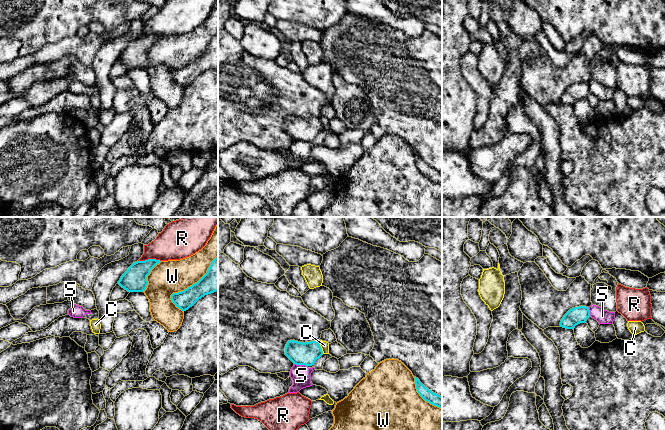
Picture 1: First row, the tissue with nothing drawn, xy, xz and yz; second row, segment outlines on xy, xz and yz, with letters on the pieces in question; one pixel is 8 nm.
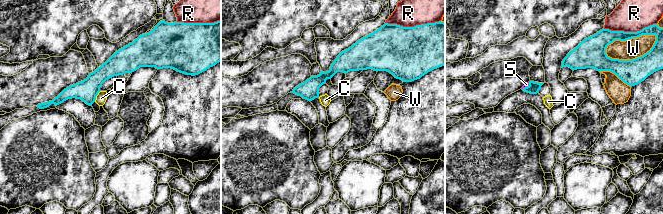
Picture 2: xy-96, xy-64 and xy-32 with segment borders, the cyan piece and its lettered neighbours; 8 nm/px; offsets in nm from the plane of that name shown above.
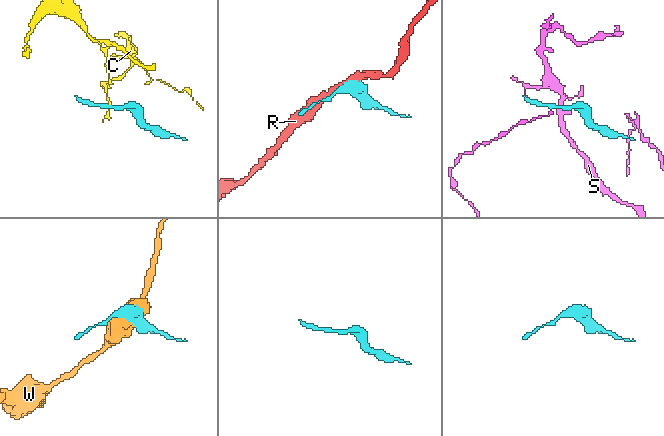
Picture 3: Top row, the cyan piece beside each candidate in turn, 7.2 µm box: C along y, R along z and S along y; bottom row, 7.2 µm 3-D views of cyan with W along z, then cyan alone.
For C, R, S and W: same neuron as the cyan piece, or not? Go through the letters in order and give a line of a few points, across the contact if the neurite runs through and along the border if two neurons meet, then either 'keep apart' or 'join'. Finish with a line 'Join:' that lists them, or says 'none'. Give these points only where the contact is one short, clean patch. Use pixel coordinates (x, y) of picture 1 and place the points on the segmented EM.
C: line xz (318, 341), (323, 353); keep apart
R: keep apart
S: line xz (294, 363), (307, 367); keep apart
W: keep apart
Join: none

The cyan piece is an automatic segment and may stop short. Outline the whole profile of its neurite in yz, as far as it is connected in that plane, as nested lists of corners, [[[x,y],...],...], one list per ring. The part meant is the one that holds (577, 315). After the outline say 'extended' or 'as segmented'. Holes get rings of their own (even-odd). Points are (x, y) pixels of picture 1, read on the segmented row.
[[[579,306],[572,308],[562,318],[560,322],[560,327],[574,330],[576,325],[580,323],[586,323],[589,317],[590,317],[589,307]]]; as segmented

